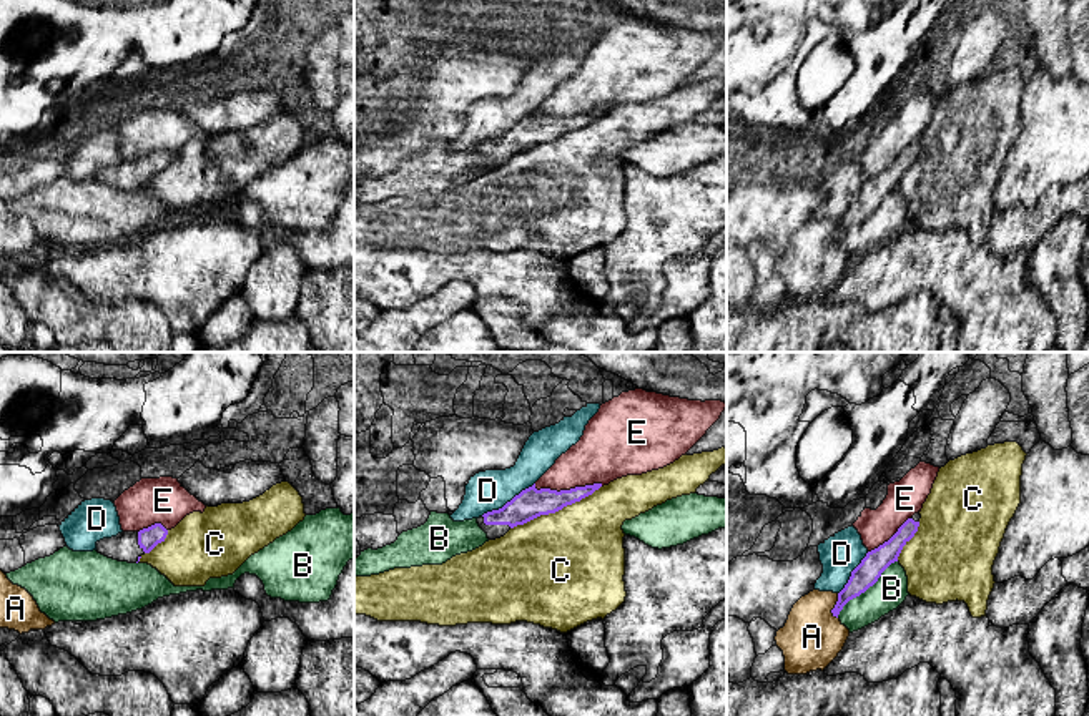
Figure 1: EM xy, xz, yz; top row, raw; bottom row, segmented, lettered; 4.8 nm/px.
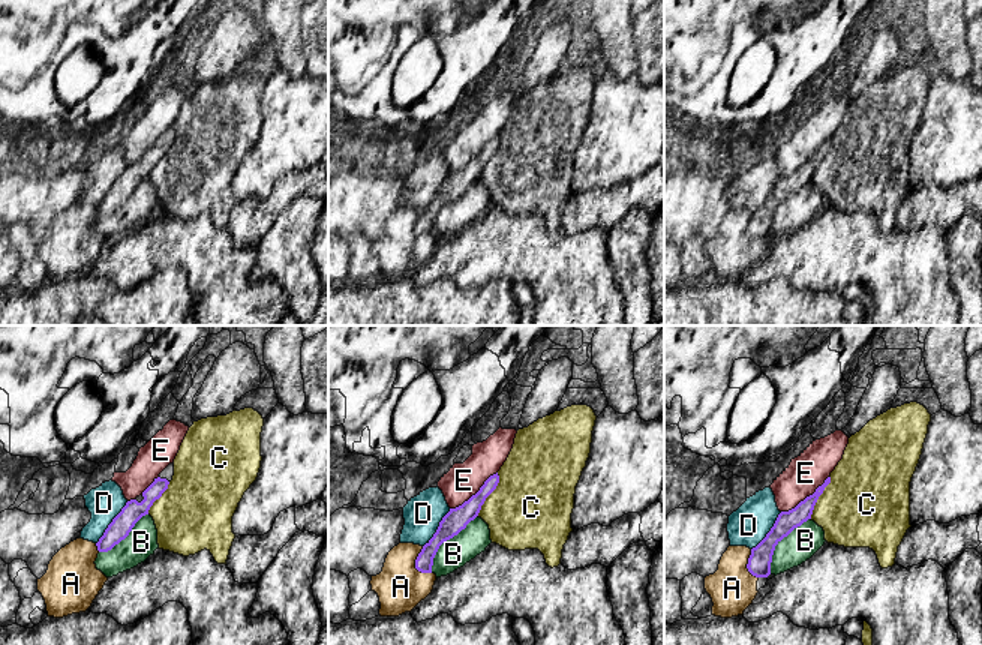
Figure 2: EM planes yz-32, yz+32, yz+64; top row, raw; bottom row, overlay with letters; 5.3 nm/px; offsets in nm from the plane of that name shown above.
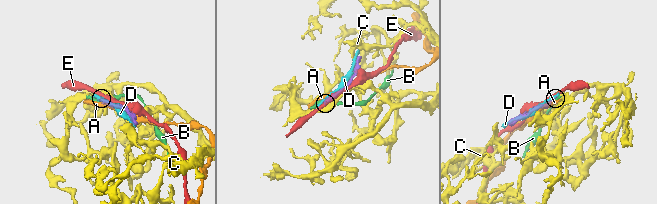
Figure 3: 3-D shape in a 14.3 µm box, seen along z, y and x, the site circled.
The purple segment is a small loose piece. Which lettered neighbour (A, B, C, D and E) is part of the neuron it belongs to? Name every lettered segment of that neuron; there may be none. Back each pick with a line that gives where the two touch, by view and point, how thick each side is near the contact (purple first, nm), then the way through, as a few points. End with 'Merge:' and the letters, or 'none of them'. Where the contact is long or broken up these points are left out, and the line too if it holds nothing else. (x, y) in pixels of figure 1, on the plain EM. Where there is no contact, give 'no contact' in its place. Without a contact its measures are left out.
Merge: none of them

